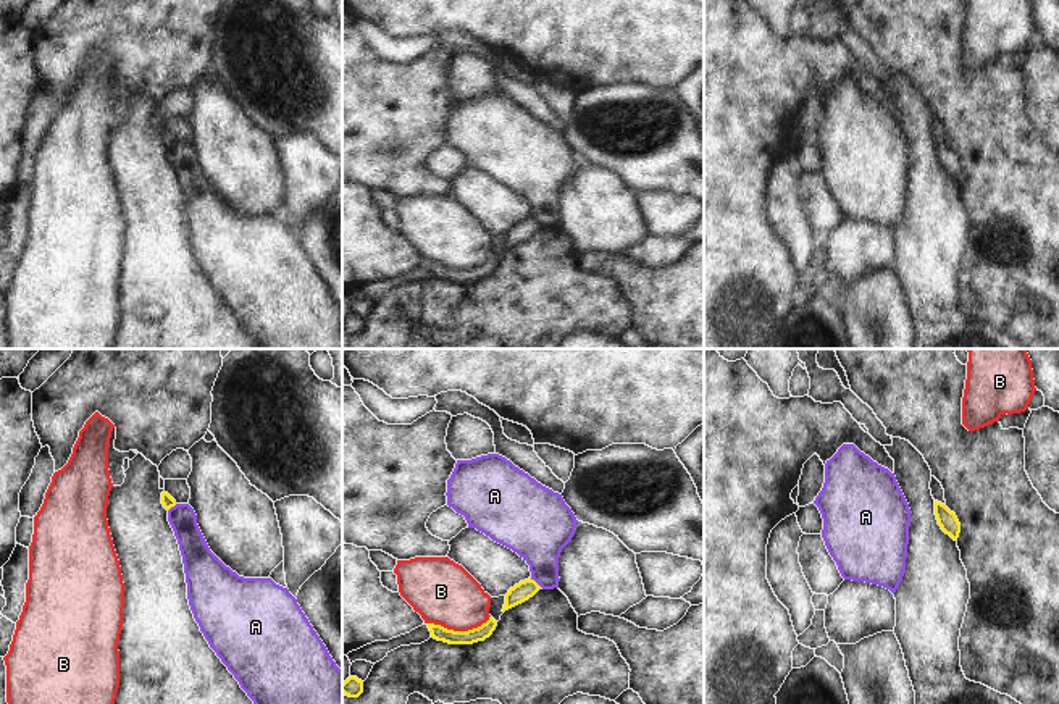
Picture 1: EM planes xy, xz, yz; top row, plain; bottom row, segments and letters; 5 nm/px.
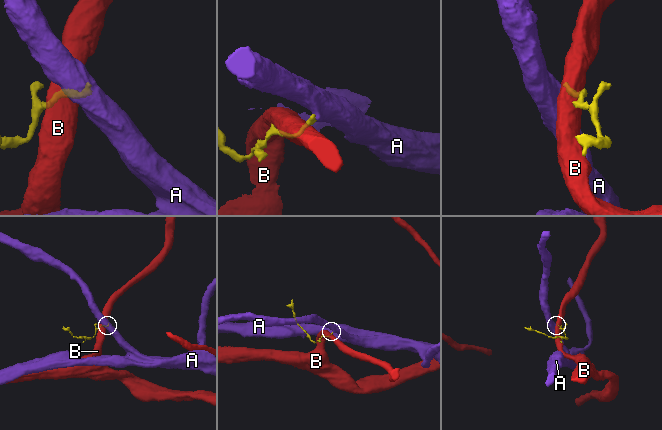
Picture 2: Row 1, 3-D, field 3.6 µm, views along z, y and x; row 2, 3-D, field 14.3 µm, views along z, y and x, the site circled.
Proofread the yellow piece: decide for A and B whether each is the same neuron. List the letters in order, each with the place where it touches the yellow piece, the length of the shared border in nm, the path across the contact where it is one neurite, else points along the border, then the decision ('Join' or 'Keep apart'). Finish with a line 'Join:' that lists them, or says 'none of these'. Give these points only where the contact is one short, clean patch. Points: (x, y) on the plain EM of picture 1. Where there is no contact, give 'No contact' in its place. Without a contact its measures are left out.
A: Touches yellow at xz (535, 220). Shared border 80 nm. Boundary: xz (530, 217), (541, 225). Keep apart
B: Touches yellow at xz (457, 270). Shared border 340 nm. Keep apart
Join: none of these

